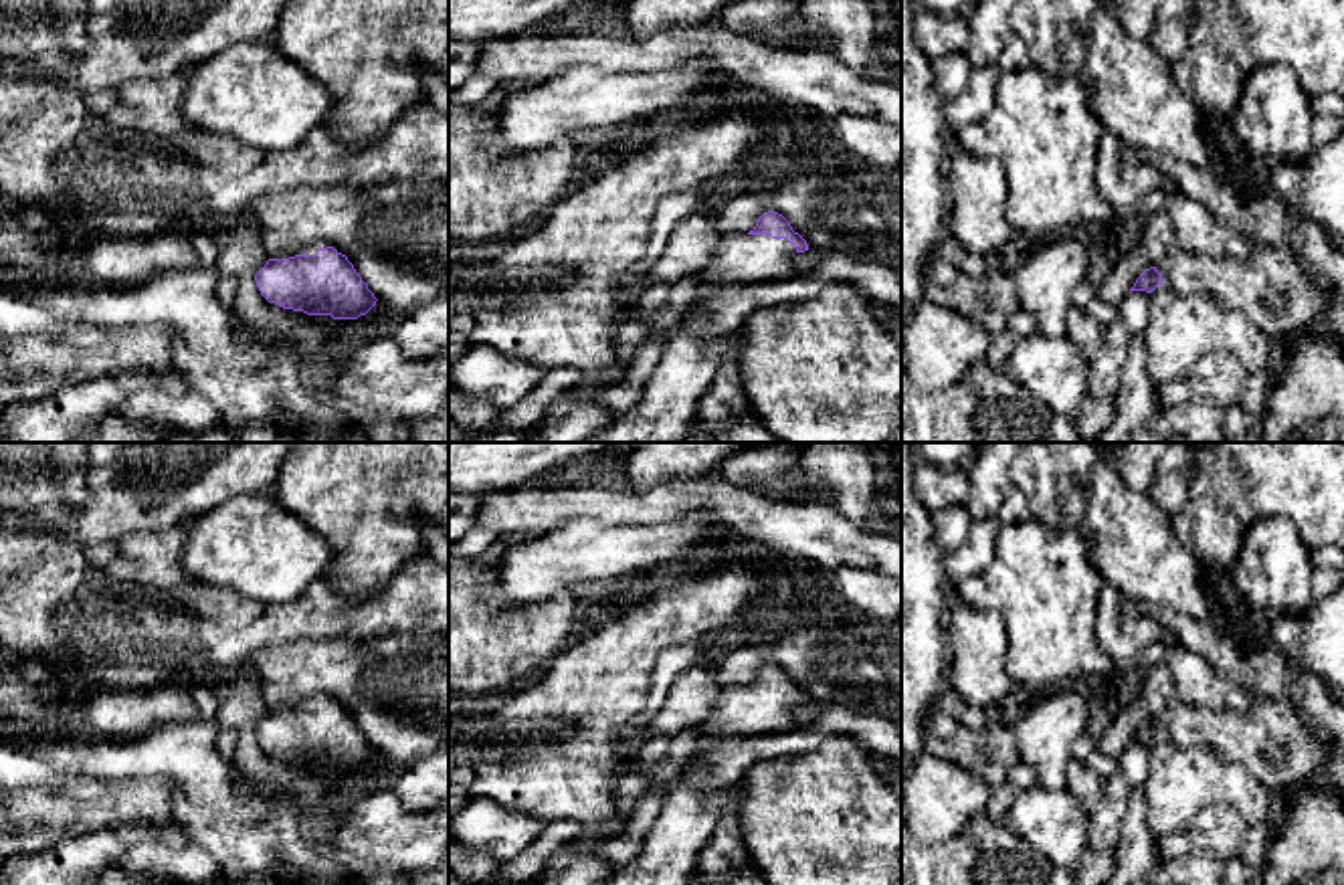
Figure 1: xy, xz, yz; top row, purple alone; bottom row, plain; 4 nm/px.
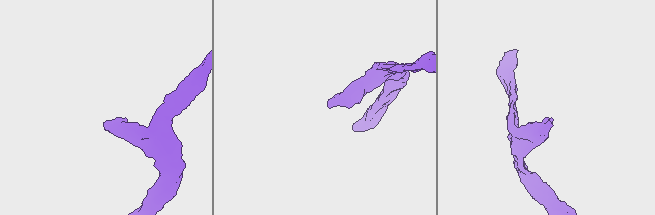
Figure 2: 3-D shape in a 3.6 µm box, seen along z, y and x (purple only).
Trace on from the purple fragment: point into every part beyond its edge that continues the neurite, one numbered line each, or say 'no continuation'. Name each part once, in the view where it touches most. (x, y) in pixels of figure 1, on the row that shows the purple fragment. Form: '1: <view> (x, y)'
1: xz (740, 259)

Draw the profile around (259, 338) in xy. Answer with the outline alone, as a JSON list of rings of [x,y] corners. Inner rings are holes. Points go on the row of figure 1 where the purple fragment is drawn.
[[[238,321],[238,333],[257,350],[289,350],[285,337],[271,329],[255,329]]]

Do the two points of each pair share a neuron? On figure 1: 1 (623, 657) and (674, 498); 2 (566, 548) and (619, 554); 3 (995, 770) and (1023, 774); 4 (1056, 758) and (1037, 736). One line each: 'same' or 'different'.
1: different
2: same
3: different
4: same

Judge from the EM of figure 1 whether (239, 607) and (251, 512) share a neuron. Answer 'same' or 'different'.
different

